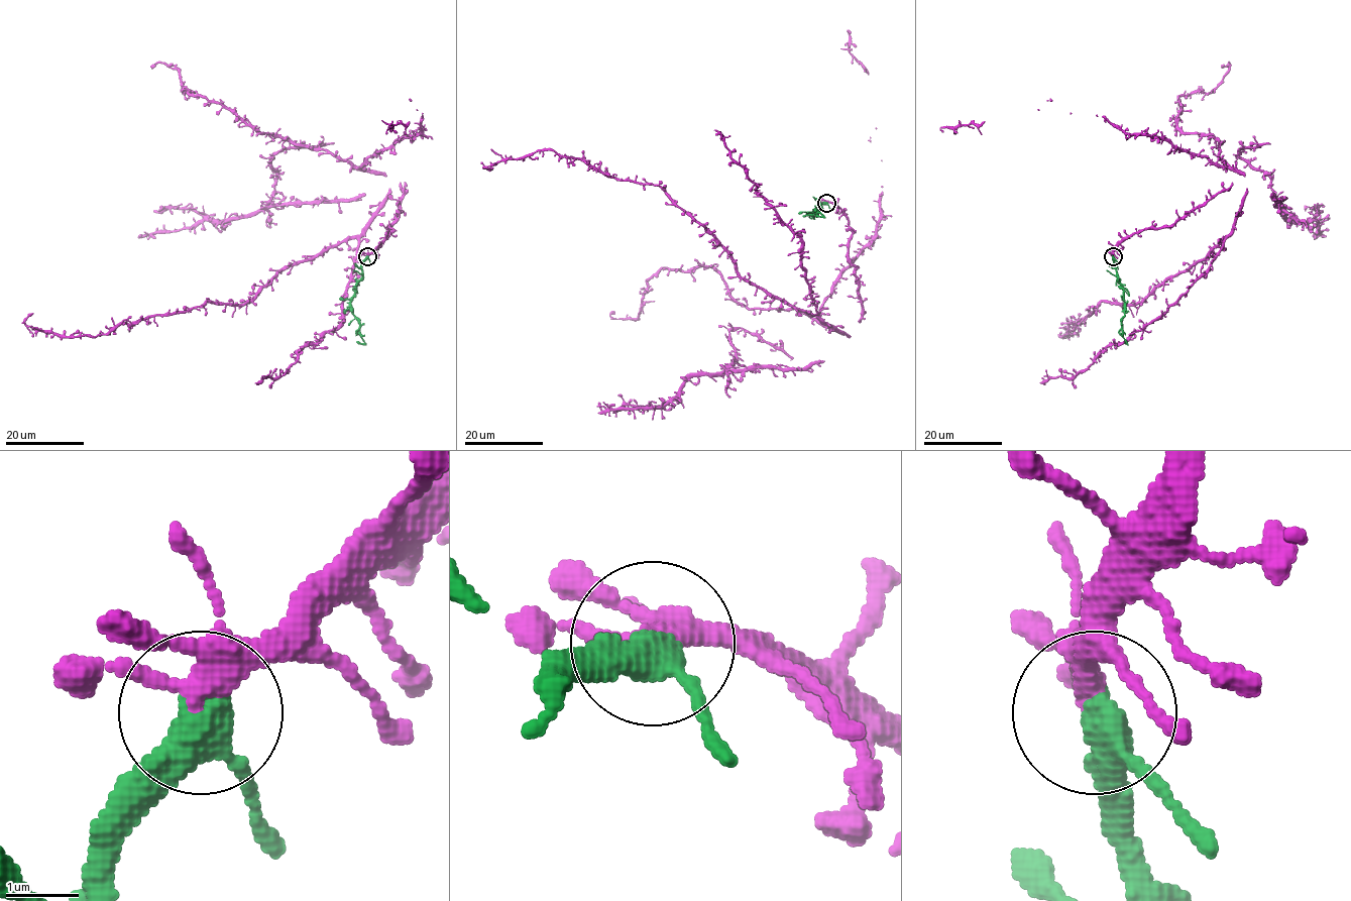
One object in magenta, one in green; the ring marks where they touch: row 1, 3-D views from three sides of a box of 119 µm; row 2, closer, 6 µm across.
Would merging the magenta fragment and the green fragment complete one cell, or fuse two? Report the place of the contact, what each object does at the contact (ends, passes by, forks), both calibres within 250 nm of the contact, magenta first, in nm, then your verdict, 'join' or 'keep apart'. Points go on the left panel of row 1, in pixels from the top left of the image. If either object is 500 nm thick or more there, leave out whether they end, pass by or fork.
at (367, 256); magenta forks there; green passes by; 240 nm thick on the magenta side, 400 nm on the other; join

